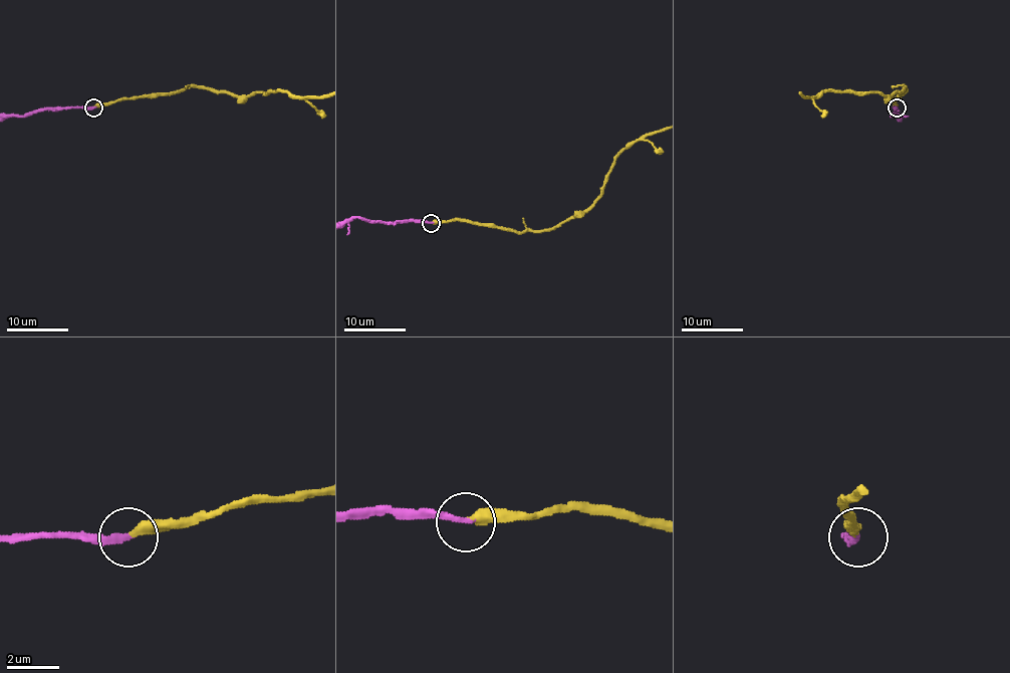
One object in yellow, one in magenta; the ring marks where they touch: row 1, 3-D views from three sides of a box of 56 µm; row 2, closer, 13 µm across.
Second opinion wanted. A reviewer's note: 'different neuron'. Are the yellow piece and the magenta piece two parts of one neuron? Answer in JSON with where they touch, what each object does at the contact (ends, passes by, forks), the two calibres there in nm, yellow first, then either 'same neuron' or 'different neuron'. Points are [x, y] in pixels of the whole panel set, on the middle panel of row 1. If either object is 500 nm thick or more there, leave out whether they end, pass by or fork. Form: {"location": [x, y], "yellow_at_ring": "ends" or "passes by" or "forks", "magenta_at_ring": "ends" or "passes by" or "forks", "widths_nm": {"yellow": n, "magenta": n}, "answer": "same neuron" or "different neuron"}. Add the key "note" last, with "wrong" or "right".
{"location": [431, 223], "yellow_at_ring": "ends", "magenta_at_ring": "ends", "widths_nm": {"yellow": 360, "magenta": 280}, "answer": "same neuron", "note": "wrong"}

